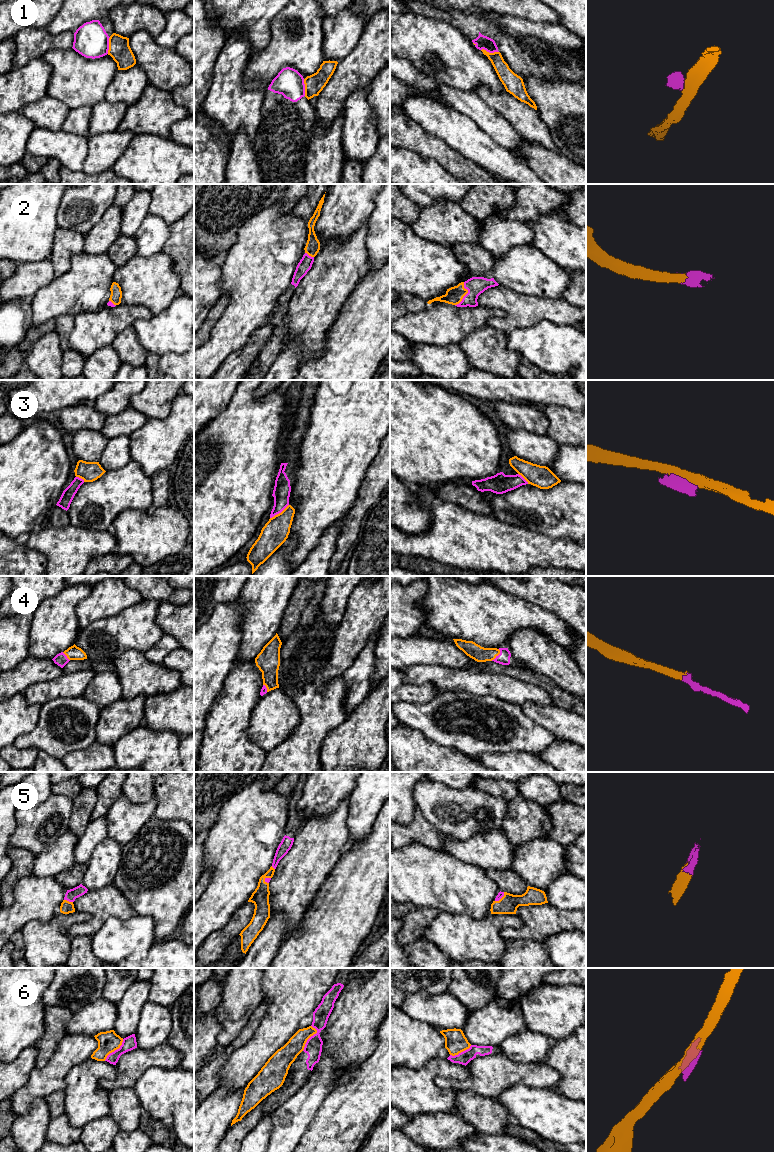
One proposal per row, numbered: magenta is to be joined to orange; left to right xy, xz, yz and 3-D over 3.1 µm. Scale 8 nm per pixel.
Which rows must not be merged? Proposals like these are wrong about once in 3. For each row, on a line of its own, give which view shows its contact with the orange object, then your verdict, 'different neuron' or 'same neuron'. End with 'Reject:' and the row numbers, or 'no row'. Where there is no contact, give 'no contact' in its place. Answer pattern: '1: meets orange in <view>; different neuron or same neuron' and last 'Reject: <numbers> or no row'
1: meets orange in yz; different neuron
2: meets orange in yz; same neuron
3: meets orange in xz; different neuron
4: meets orange in yz; same neuron
5: meets orange in xy; same neuron
6: meets orange in xz; different neuron
Reject: 1, 3, 6

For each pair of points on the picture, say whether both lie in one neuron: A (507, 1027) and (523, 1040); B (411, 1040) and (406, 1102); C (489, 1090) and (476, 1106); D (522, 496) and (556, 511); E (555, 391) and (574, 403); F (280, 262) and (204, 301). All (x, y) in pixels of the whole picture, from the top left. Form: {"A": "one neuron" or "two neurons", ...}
{"A": "two neurons", "B": "two neurons", "C": "two neurons", "D": "one neuron", "E": "one neuron", "F": "two neurons"}

